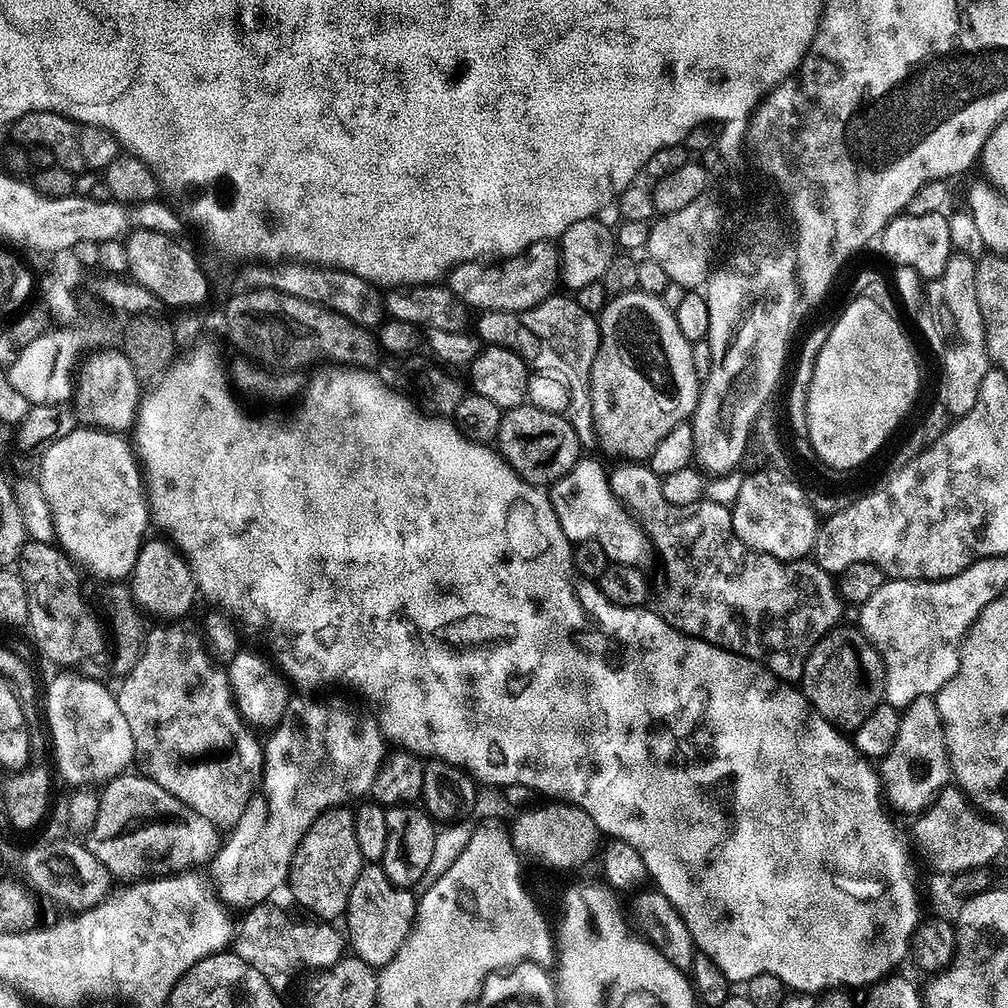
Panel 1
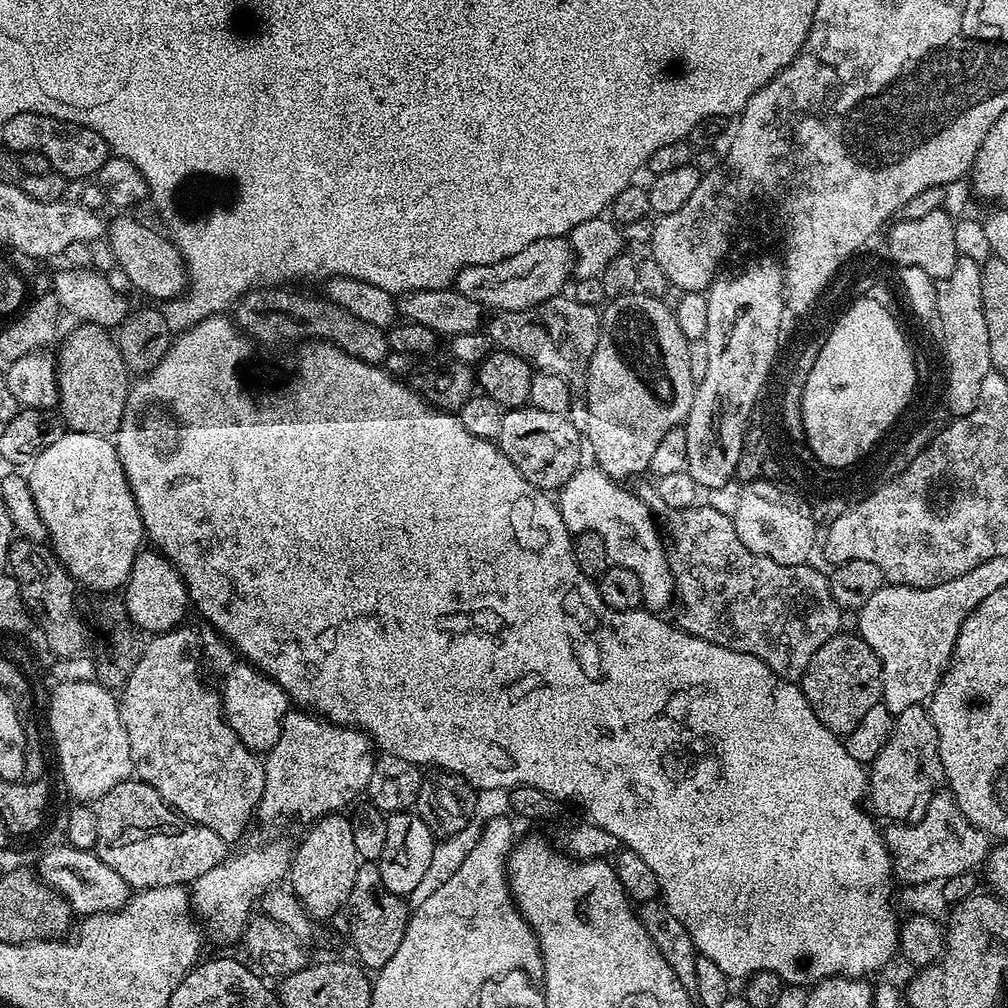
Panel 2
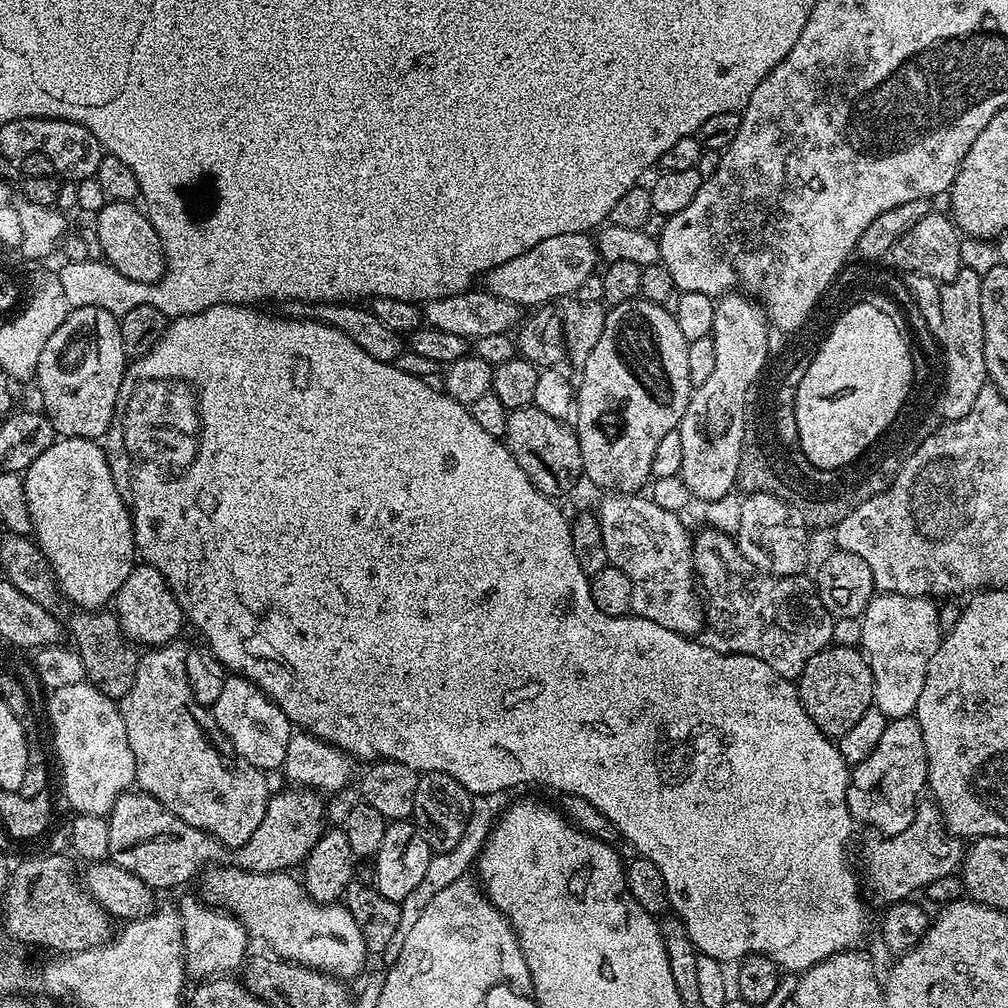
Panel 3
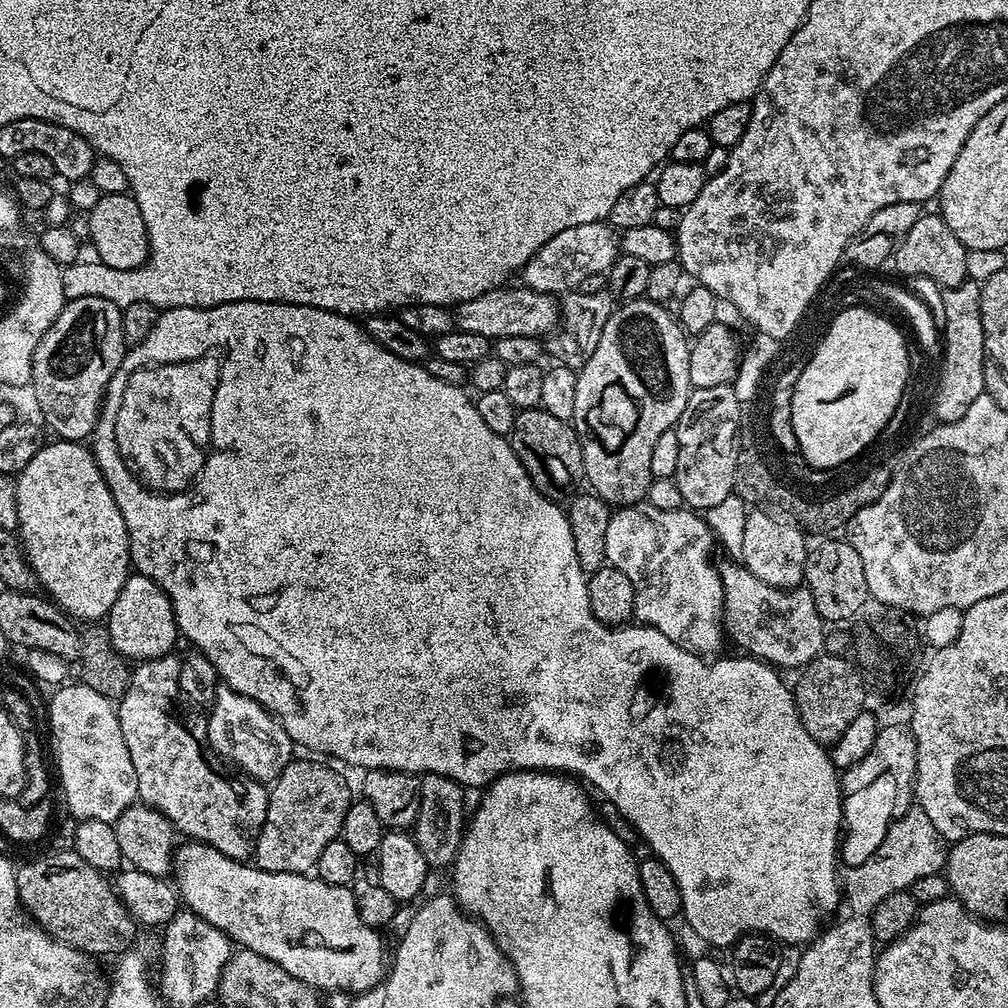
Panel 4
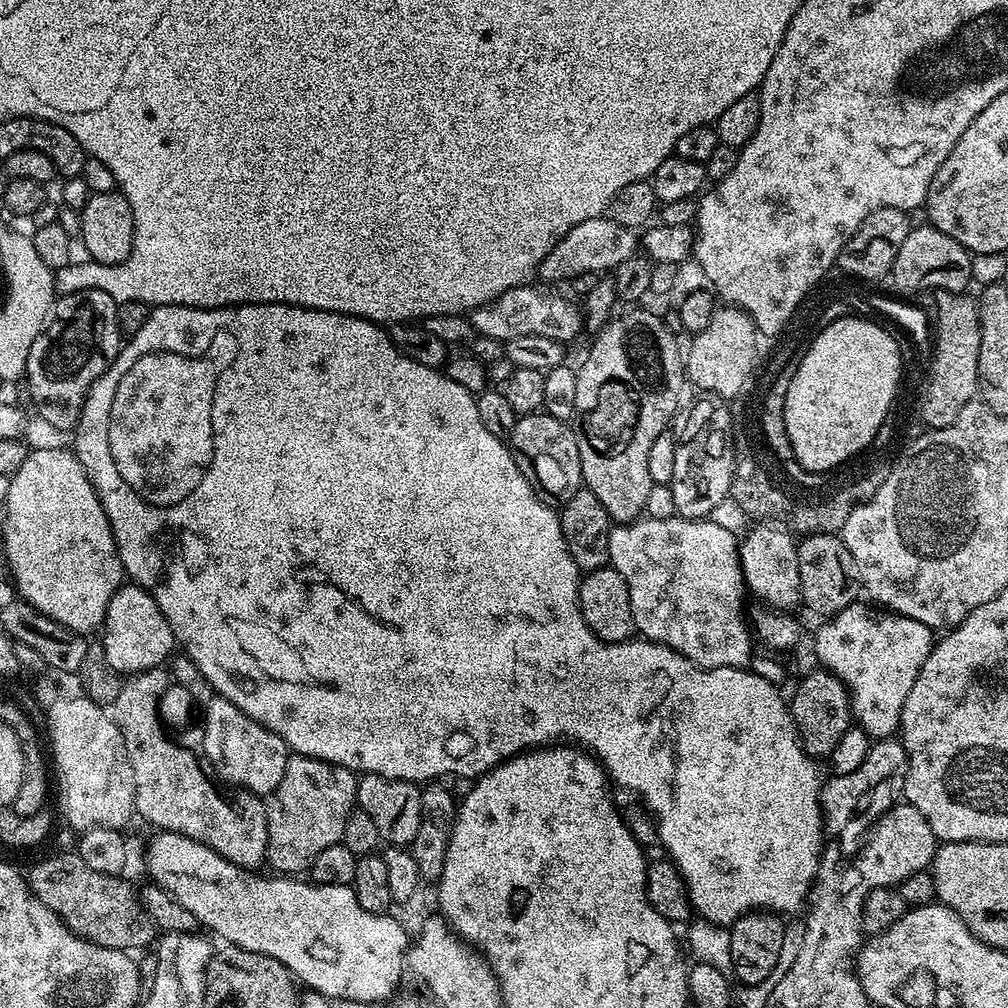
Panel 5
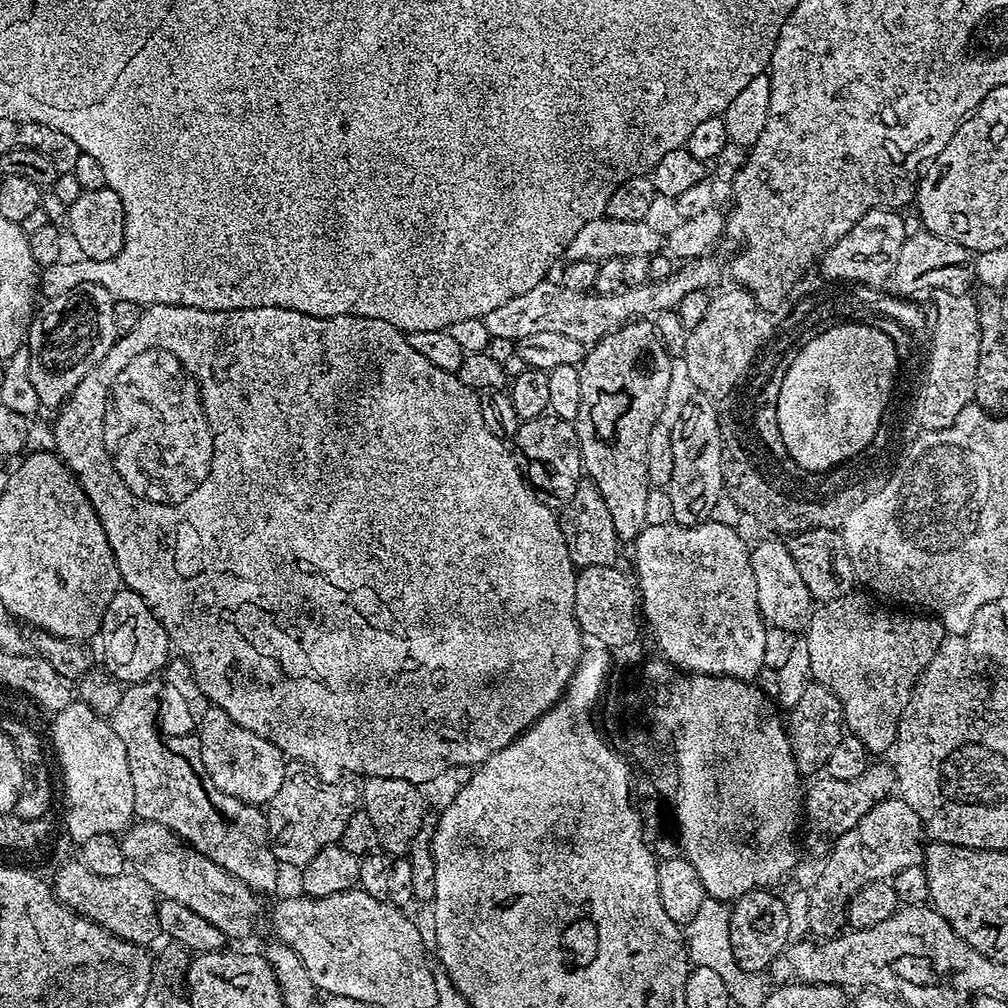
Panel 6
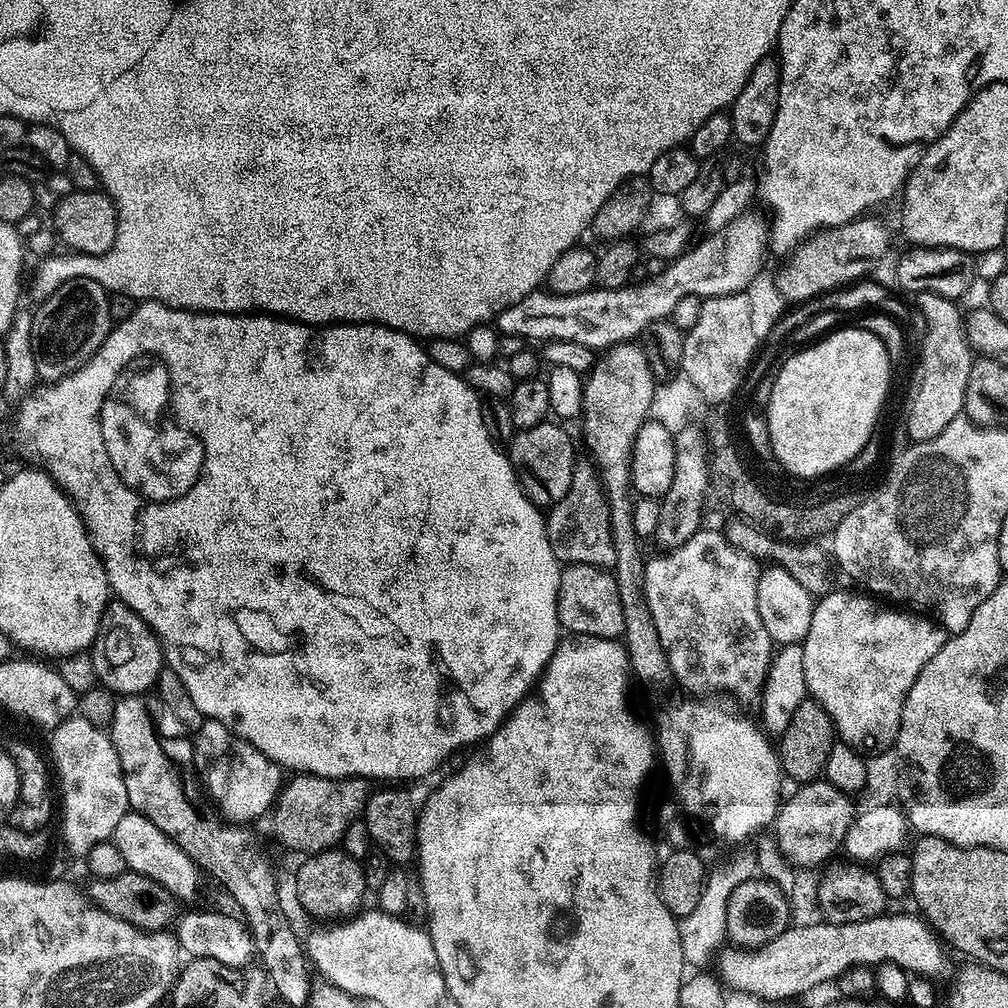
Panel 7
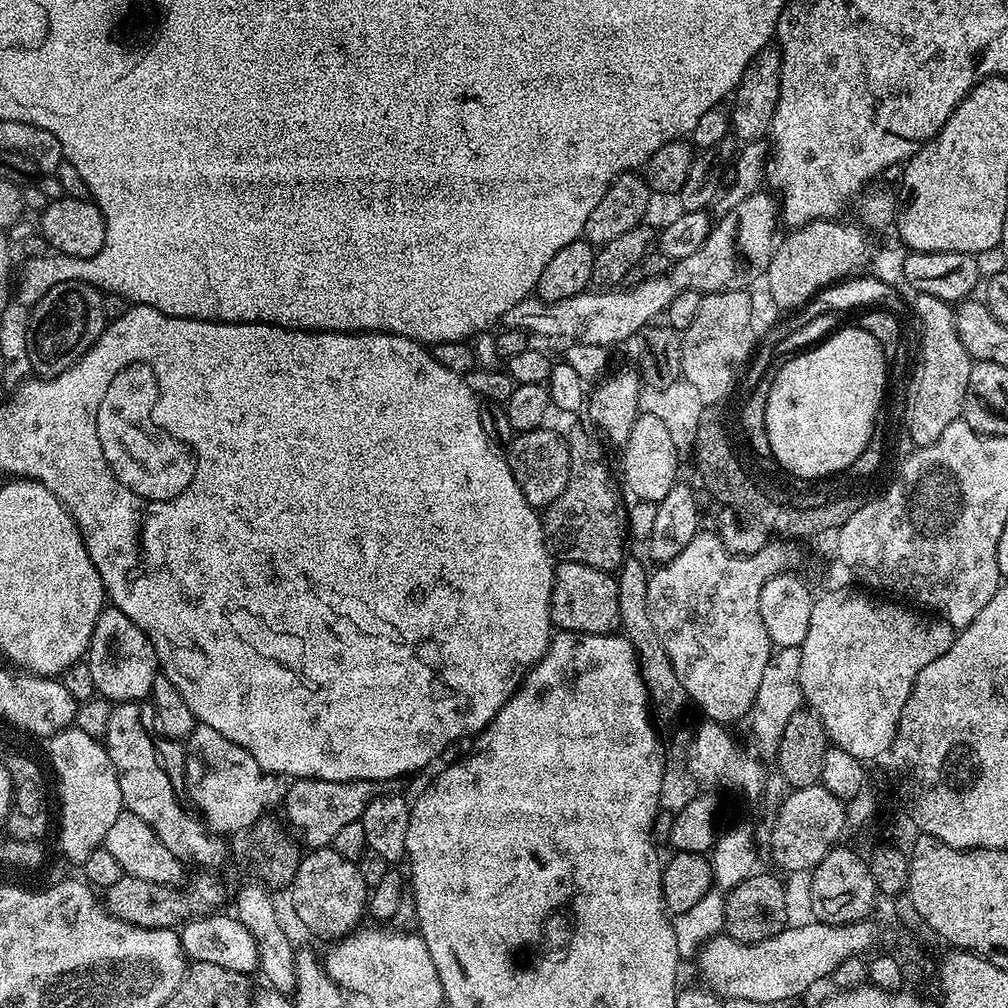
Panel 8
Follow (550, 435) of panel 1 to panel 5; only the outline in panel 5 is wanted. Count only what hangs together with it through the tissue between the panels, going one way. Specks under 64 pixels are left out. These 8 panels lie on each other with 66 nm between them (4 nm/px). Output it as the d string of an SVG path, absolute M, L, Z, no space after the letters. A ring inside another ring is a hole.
M532 412L517 419L510 437L512 457L522 474L545 501L563 506L582 487L584 475L575 431L549 412Z

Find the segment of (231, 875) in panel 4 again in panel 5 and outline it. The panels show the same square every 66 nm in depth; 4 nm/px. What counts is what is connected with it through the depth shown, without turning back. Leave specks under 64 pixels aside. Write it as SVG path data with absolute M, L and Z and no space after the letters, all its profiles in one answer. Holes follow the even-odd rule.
M162 831L155 835L148 844L148 872L152 875L149 877L182 902L182 906L194 914L197 925L204 927L205 924L213 937L221 936L225 945L282 962L305 989L320 992L337 1002L353 1000L380 1004L395 994L400 979L406 976L410 932L408 936L407 930L392 914L364 908L358 902L355 888L346 884L317 884L284 874L256 876L260 874L239 868L222 858L222 854L210 850L210 846L194 842L194 838Z

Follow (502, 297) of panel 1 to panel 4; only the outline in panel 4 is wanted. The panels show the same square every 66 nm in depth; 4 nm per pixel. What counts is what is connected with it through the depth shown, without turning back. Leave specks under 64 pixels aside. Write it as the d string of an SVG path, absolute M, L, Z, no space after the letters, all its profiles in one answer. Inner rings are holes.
M600 221L574 226L554 235L531 256L520 271L521 283L534 292L560 296L579 289L584 278L600 272L607 273L619 254L619 239L610 224Z

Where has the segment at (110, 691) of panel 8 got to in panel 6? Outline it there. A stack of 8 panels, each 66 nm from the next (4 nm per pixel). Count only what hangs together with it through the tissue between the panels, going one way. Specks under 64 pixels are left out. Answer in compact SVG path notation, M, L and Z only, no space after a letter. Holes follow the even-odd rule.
M121 587L114 598L110 598L110 606L106 606L106 614L100 623L99 640L99 663L105 672L124 686L153 679L157 674L163 673L164 666L170 659L168 635L166 630L162 630L162 622L158 622L150 608L125 587Z

